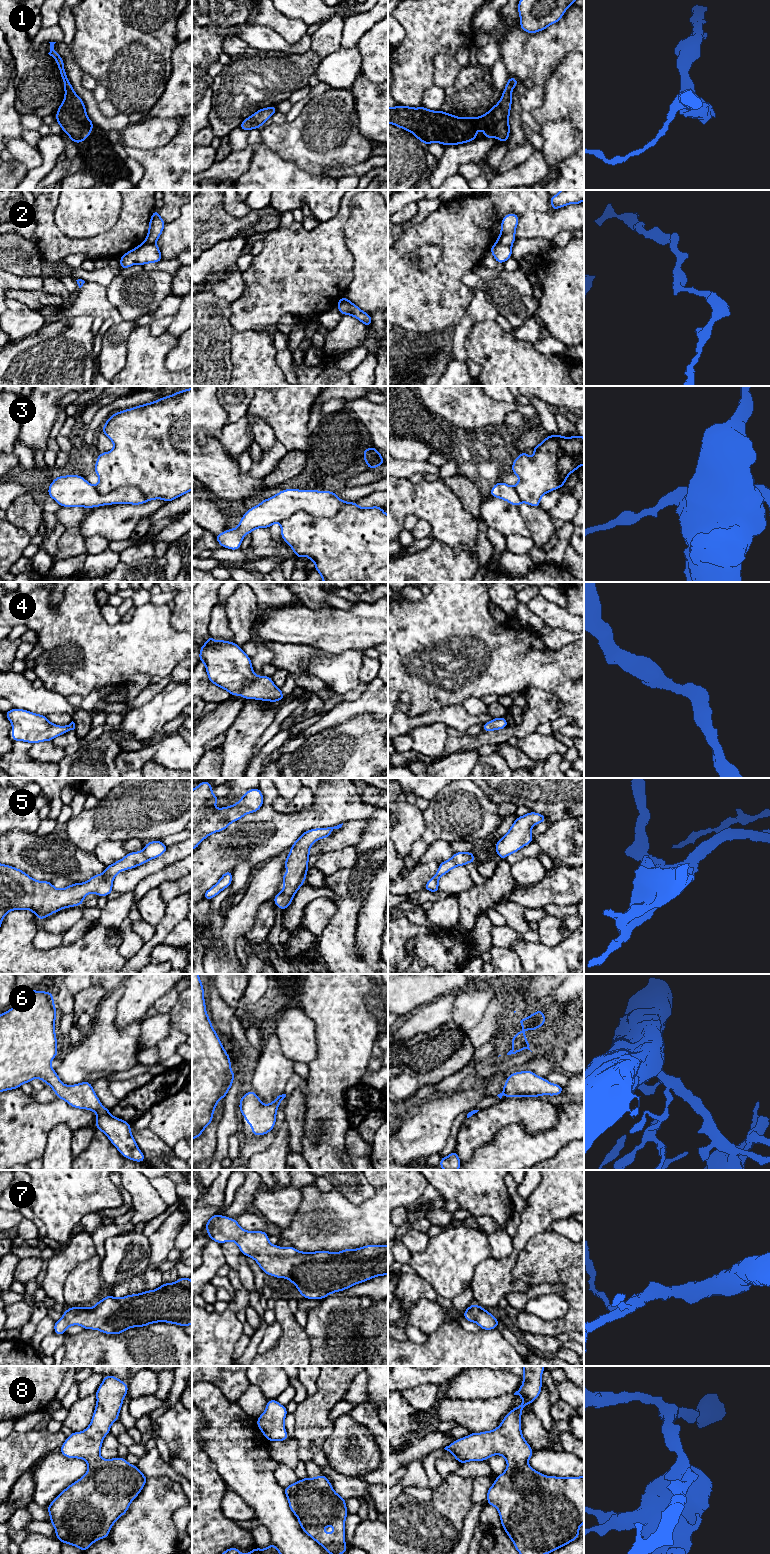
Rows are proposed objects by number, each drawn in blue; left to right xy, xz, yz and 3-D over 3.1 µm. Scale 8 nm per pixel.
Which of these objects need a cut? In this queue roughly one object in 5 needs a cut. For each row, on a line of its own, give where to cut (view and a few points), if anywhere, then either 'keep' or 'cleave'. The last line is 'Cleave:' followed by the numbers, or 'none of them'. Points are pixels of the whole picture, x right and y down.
1: cut none; keep
2: cut yz (496, 242), (511, 246); cleave
3: cut xz (346, 502), (331, 516), (313, 516), (296, 511), (280, 523); cleave
4: cut none; keep
5: cut none; keep
6: cut none; keep
7: cut none; keep
8: cut none; keep
Cleave: 2, 3

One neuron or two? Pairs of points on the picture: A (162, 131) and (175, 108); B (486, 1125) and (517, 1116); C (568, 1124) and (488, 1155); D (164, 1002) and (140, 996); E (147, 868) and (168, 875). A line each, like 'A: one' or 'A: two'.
A: two
B: one
C: one
D: two
E: two

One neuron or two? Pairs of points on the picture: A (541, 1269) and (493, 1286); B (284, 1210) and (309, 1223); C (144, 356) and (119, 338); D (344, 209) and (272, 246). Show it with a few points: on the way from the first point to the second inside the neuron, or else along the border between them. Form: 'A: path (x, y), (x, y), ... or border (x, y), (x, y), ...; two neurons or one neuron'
A: border (518, 1255), (512, 1274), (531, 1286); two neurons
B: border (301, 1193), (299, 1206), (291, 1223), (282, 1229); two neurons
C: border (136, 327), (128, 339), (126, 361), (122, 367); two neurons
D: path (330, 228), (312, 246), (291, 246); one neuron

